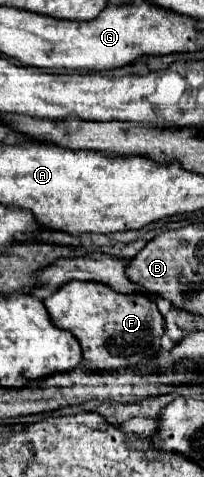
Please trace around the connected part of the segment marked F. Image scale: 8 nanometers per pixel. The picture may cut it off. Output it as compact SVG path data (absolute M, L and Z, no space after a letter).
M69 281L43 303L51 321L77 337L83 349L83 365L89 371L135 367L161 349L163 315L155 301L143 293L117 293L97 281Z

